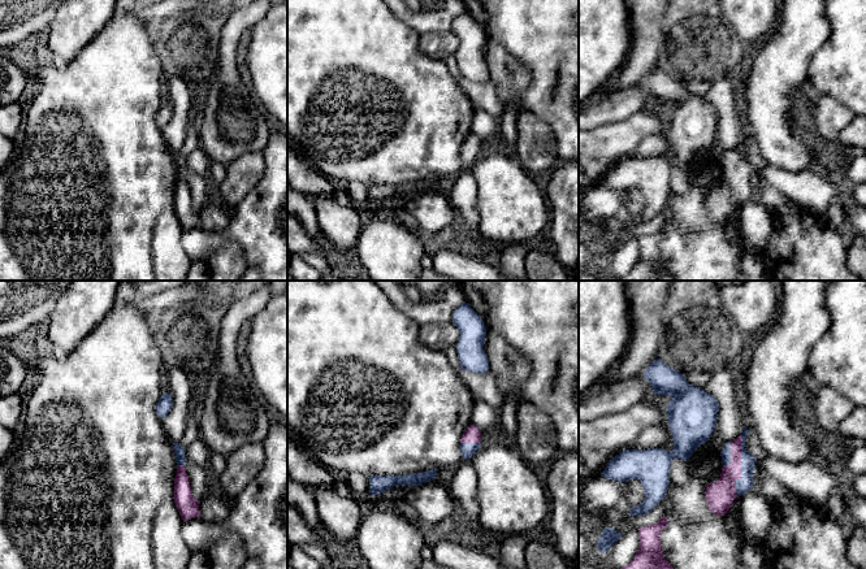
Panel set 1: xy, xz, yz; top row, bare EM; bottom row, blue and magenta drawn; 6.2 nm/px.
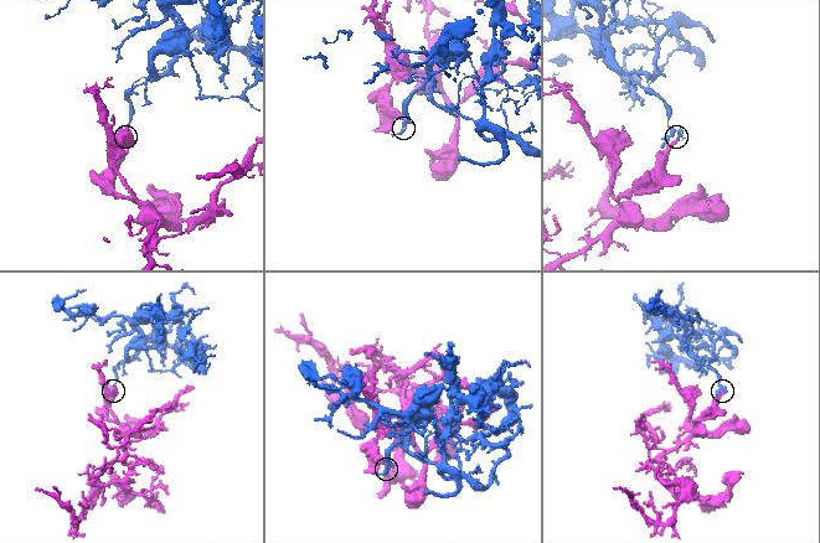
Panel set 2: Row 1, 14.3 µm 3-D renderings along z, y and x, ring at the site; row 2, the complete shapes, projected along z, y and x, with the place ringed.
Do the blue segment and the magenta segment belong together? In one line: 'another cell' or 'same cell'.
same cell

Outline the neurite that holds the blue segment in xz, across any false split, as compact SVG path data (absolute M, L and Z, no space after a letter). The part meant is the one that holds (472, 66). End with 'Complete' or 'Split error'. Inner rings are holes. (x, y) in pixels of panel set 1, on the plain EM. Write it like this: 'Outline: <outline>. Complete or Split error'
Outline: M464 10L454 19L453 32L460 42L456 53L460 78L479 83L486 82L489 69L484 60L486 35L482 27Z. Complete

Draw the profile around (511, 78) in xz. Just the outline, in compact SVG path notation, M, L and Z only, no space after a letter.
M486 38L484 60L489 69L489 79L494 83L503 108L515 105L519 114L525 109L523 97L531 86L529 68L519 62L502 44L489 38Z

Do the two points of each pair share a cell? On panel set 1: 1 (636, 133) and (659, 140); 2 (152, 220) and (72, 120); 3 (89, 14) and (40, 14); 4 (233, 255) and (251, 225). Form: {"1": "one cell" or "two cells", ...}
{"1": "two cells", "2": "one cell", "3": "two cells", "4": "two cells"}

